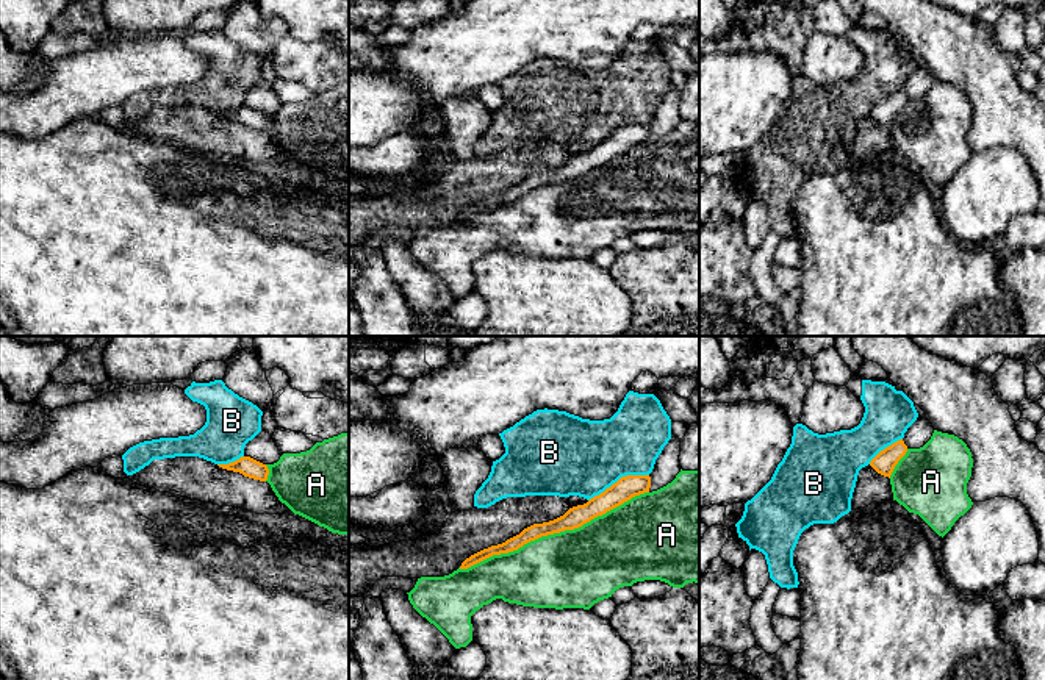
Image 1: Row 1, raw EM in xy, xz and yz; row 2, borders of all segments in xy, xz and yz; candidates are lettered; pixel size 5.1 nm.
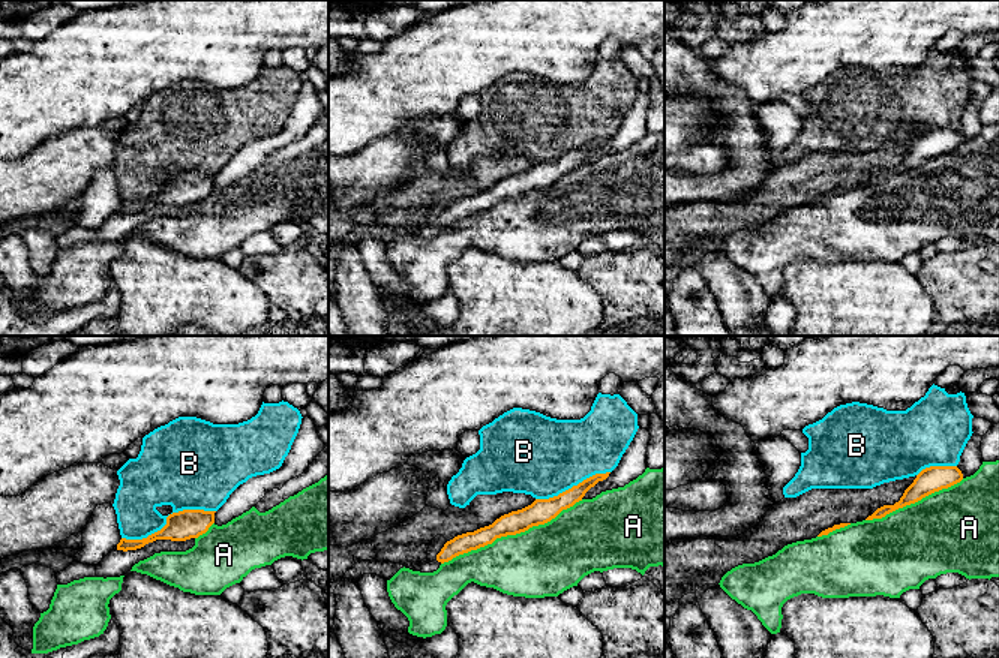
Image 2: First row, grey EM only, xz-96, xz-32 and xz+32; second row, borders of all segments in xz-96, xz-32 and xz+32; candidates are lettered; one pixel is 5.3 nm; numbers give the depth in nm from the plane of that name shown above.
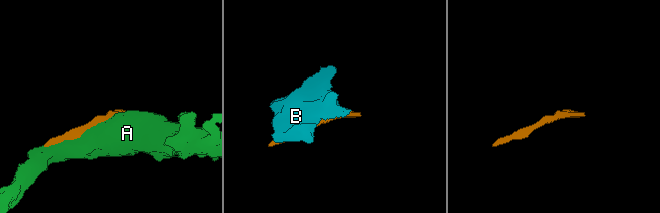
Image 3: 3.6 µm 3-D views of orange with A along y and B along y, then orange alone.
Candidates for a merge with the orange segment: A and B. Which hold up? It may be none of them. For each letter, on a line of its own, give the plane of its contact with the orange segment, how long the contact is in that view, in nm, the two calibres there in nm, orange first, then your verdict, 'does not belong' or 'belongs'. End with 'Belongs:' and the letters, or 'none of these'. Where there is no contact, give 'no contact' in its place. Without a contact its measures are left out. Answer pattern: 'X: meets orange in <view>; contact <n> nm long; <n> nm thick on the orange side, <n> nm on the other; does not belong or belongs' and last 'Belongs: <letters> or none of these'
A: meets orange in xz; contact 1050 nm long; 110 nm thick on the orange side, 400 nm on the other; does not belong
B: meets orange in xz; contact 340 nm long; 120 nm thick on the orange side, 400 nm on the other; does not belong
Belongs: none of these

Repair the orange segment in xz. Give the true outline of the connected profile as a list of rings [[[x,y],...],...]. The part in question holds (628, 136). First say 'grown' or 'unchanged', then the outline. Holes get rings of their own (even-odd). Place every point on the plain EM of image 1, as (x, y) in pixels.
grown; [[[626,125],[590,150],[579,145],[507,147],[488,158],[455,161],[441,177],[415,191],[388,192],[369,200],[349,199],[349,263],[363,256],[364,249],[371,245],[371,236],[383,227],[444,227],[458,217],[468,219],[493,205],[518,200],[541,186],[579,178],[632,147],[649,142],[649,138],[649,125]]]

